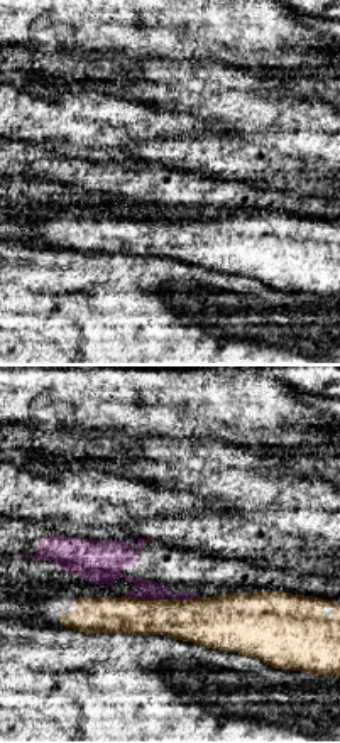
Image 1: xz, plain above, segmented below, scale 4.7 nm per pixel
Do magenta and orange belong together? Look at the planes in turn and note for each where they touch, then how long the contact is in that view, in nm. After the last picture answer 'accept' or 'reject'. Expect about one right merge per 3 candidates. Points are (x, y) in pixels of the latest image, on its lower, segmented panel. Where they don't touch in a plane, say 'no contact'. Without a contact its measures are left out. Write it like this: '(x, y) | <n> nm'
(159, 598) | 360 nm

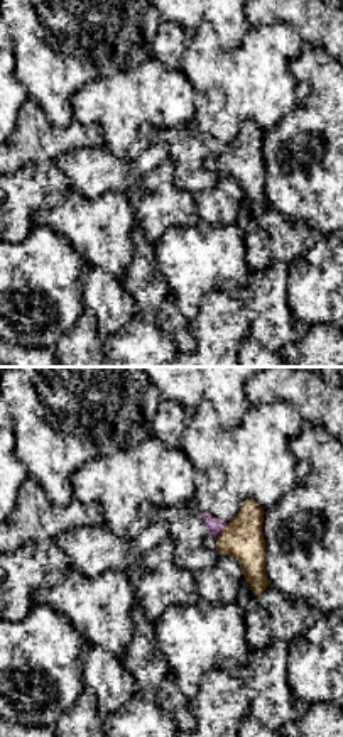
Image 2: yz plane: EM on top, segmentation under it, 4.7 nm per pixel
(223, 529) | 80 nm

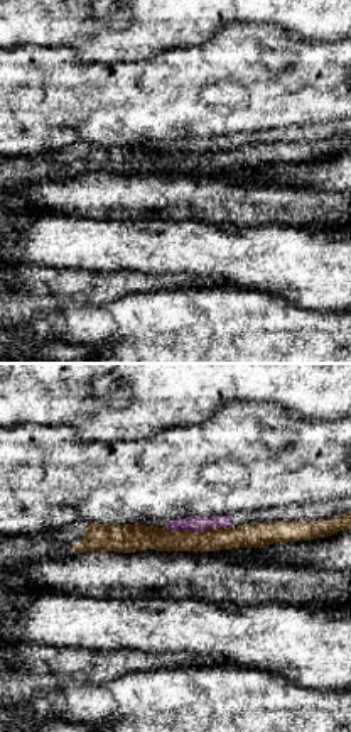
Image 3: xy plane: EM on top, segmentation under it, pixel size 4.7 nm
(196, 531) | 340 nm

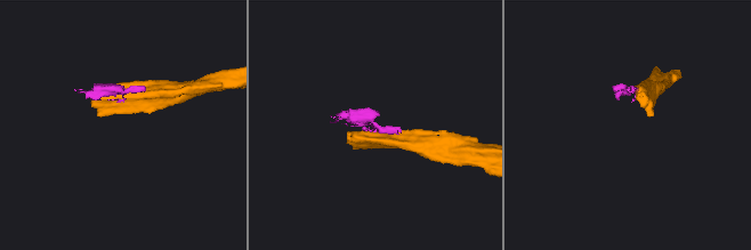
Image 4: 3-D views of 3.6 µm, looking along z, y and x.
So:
reject

